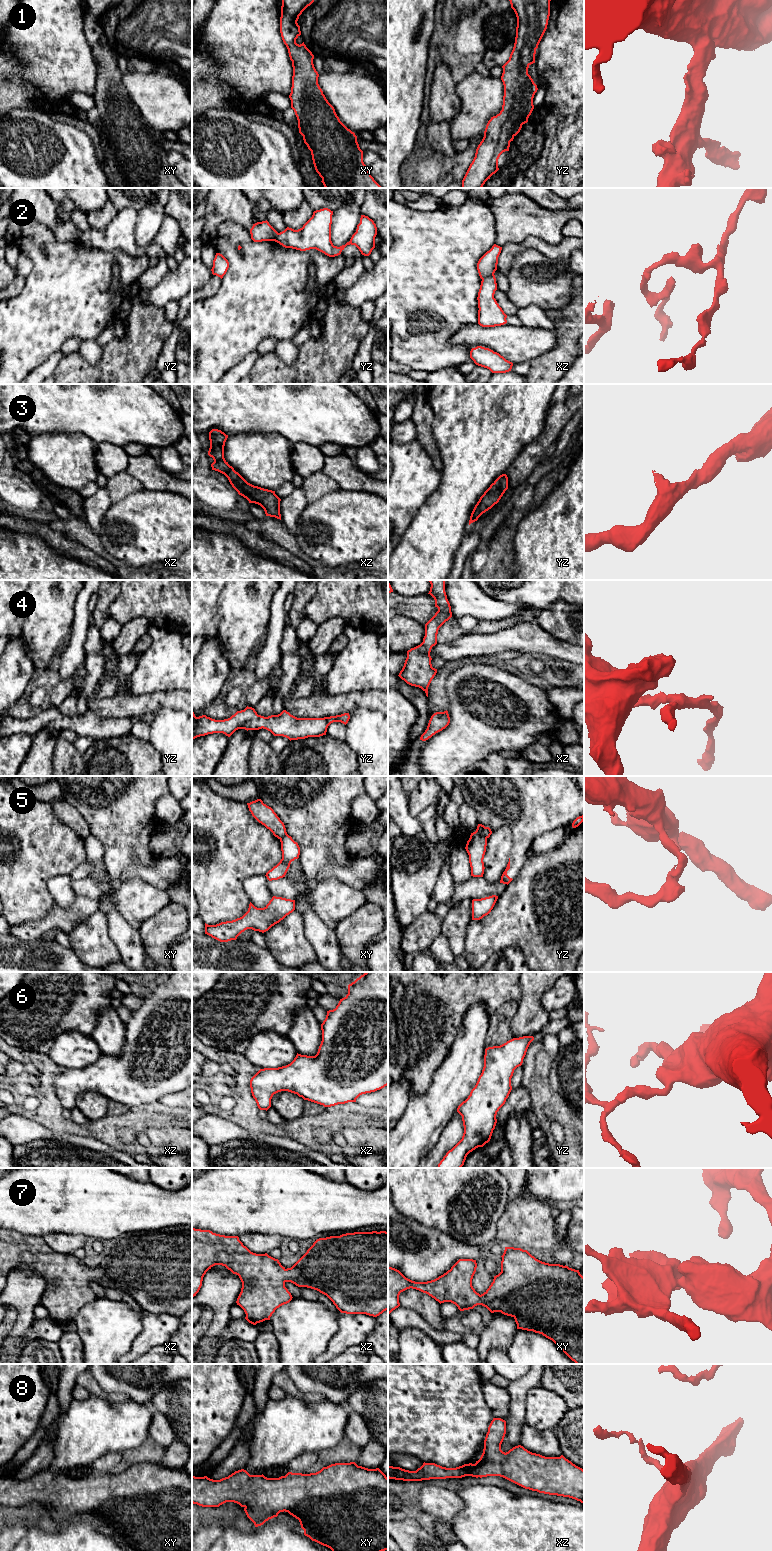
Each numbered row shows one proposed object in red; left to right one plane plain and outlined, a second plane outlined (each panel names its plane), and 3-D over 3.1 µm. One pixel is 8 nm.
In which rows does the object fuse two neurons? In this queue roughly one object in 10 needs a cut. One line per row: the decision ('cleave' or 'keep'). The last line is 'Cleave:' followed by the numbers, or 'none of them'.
1: keep
2: cleave
3: keep
4: keep
5: cleave
6: keep
7: keep
8: keep
Cleave: 2, 5

